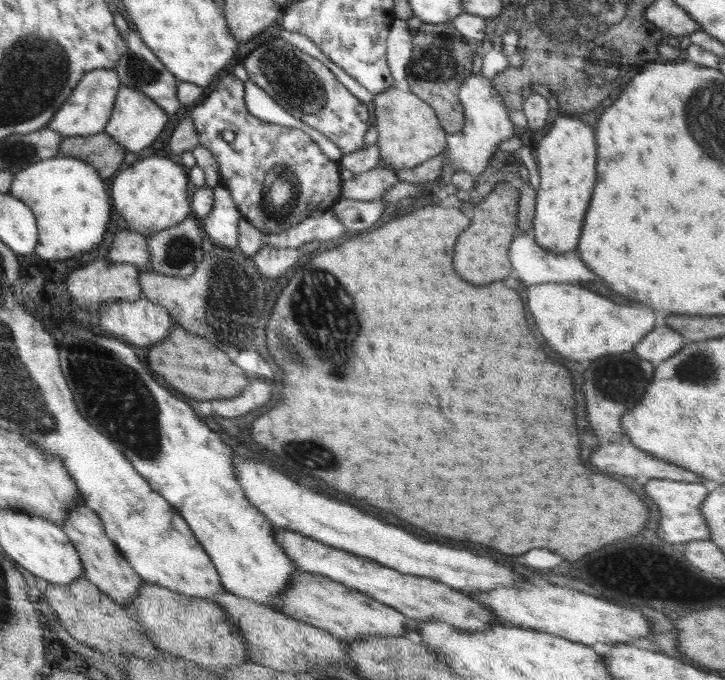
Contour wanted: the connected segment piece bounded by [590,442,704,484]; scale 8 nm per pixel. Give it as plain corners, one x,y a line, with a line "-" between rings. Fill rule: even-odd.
630,442
626,446
622,444
610,444
600,448
598,452
592,454
590,462
604,472
614,472
614,474
624,474
624,476
634,476
634,478
642,478
644,484
654,478
670,478
670,480
688,481
688,482
704,482
704,477
689,471
682,466
674,466
666,460
644,456
646,452
638,447
630,446

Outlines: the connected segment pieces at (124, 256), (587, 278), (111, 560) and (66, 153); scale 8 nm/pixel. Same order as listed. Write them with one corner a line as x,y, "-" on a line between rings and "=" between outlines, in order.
122,230
115,234
114,242
108,252
108,260
112,263
130,263
142,268
150,262
148,251
148,235
131,230
=
533,229
526,230
526,232
518,232
514,236
514,240
508,246
508,258
512,268
519,274
521,282
528,287
542,283
582,285
584,282
596,282
598,280
598,275
582,261
576,249
562,253
543,249
536,244
=
74,505
60,524
61,530
70,540
84,568
84,578
95,584
102,592
118,605
128,608
129,603
138,595
138,587
144,580
134,572
130,564
120,554
118,548
106,537
100,517
82,505
=
102,131
93,135
65,137
61,142
60,156
89,162
98,169
100,177
111,180
123,167
121,163
126,153
114,137

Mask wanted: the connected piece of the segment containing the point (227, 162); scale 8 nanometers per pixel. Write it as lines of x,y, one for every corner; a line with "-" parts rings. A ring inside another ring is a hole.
234,74
224,76
218,88
195,106
189,117
195,122
196,132
200,137
198,145
208,148
216,157
220,173
218,181
230,190
230,196
241,216
260,232
269,235
288,230
312,213
331,208
341,198
343,180
340,178
339,160
330,160
306,132
268,123
250,114
245,103
245,83
-
224,130
234,132
233,142
223,139

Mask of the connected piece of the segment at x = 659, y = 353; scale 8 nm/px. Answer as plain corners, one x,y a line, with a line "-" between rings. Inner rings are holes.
660,326
652,329
633,350
638,357
650,361
657,367
659,363
674,356
674,352
678,352
685,343
678,332
674,332
668,326

